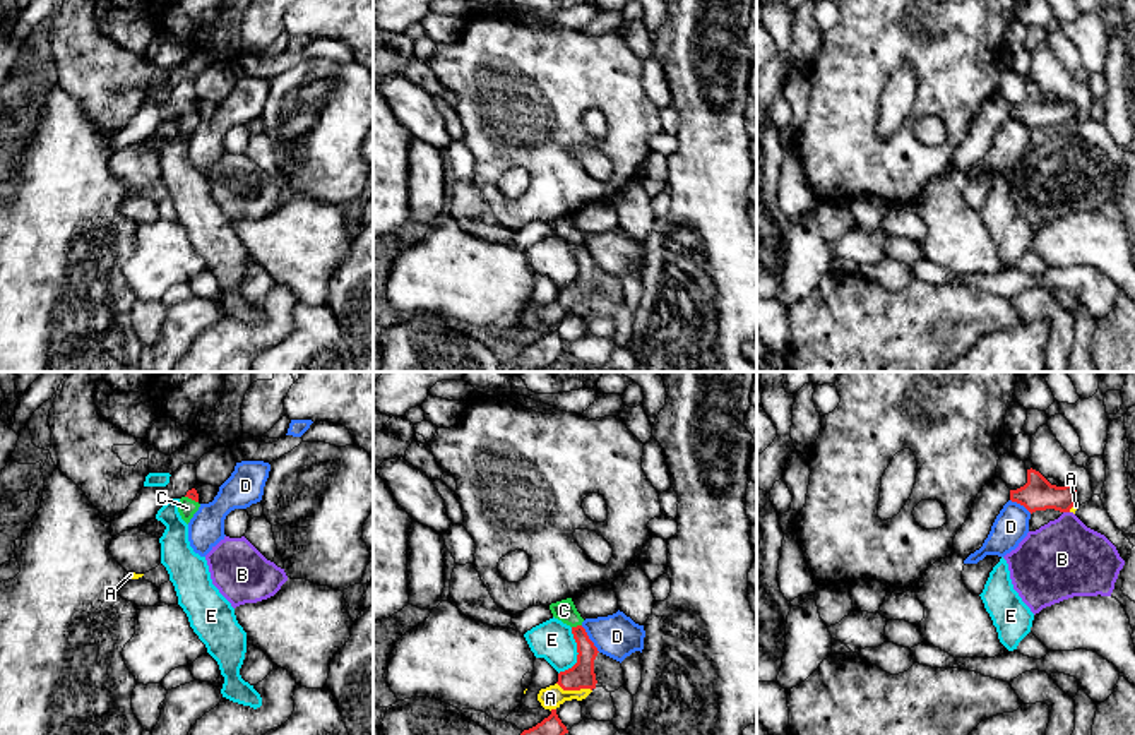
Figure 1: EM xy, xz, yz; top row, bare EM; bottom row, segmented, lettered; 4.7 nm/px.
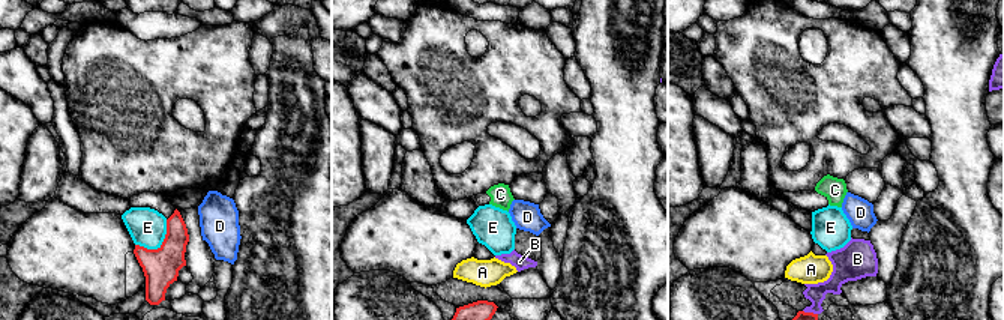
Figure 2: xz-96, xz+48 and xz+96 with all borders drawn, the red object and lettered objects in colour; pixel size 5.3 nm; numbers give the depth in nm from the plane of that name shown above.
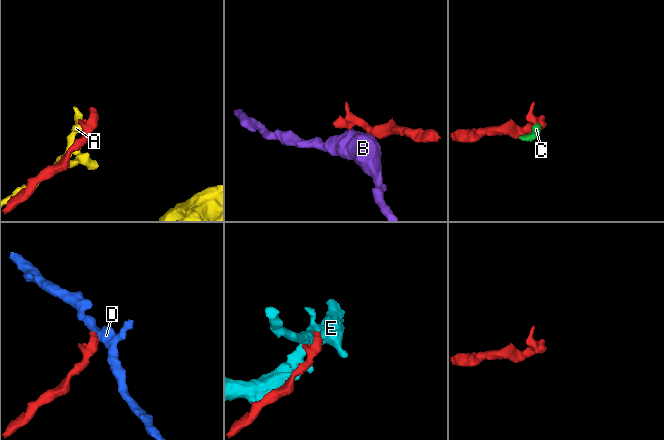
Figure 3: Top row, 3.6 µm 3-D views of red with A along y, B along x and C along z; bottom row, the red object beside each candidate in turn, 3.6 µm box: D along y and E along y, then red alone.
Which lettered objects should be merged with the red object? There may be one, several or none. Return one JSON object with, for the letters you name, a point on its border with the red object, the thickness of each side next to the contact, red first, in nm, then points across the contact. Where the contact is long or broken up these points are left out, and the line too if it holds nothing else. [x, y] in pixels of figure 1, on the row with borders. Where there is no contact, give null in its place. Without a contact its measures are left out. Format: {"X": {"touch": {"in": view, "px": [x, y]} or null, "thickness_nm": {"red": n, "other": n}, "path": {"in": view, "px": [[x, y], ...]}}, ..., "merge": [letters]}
{"C": {"touch": {"in": "xz", "px": [577, 626]}, "thickness_nm": {"red": 120, "other": 100}, "path": {"in": "xz", "px": [[581, 675], [584, 643], [577, 626], [564, 610]]}}, "merge": ["C"]}

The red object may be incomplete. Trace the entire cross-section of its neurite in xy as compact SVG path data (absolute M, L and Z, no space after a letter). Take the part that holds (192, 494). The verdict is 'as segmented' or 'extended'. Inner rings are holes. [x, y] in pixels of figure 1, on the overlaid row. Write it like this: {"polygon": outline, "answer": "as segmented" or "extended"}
{"polygon": "M195 488L188 490L185 497L178 502L178 512L181 519L188 524L193 514L199 511L199 493Z", "answer": "extended"}

